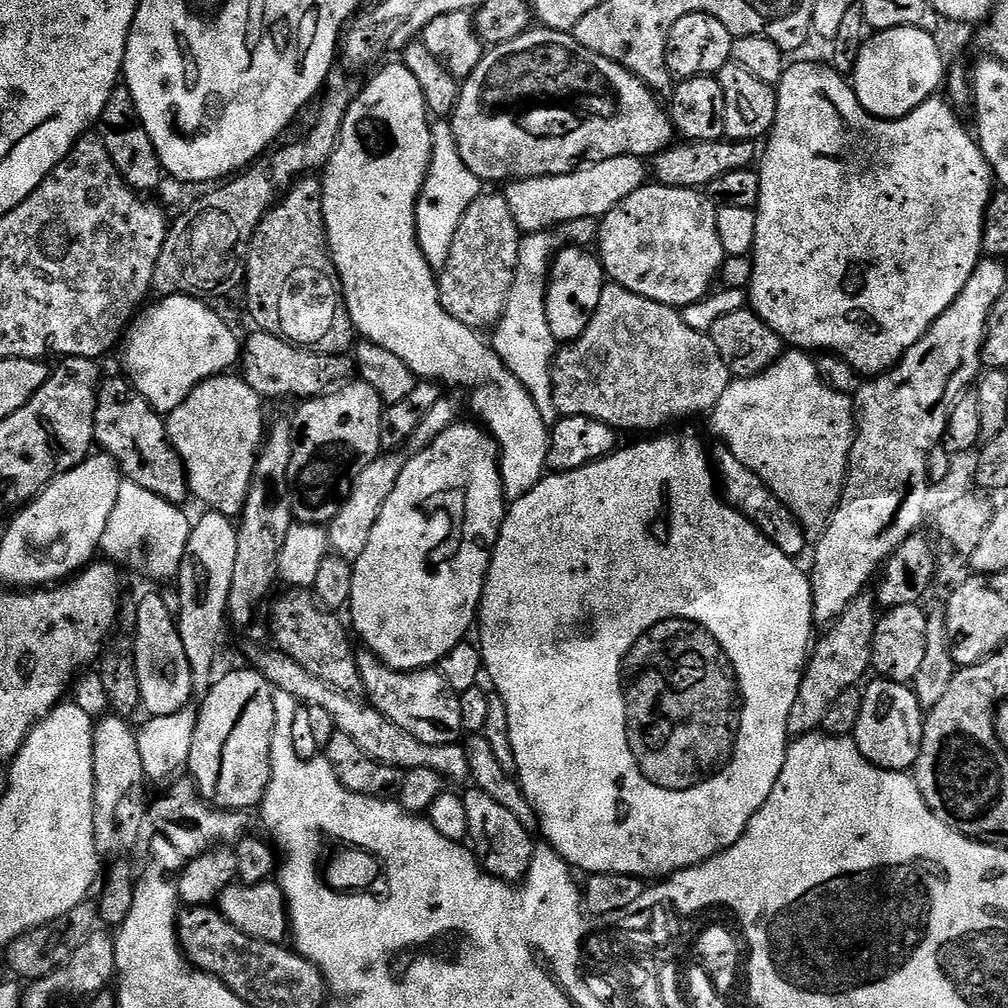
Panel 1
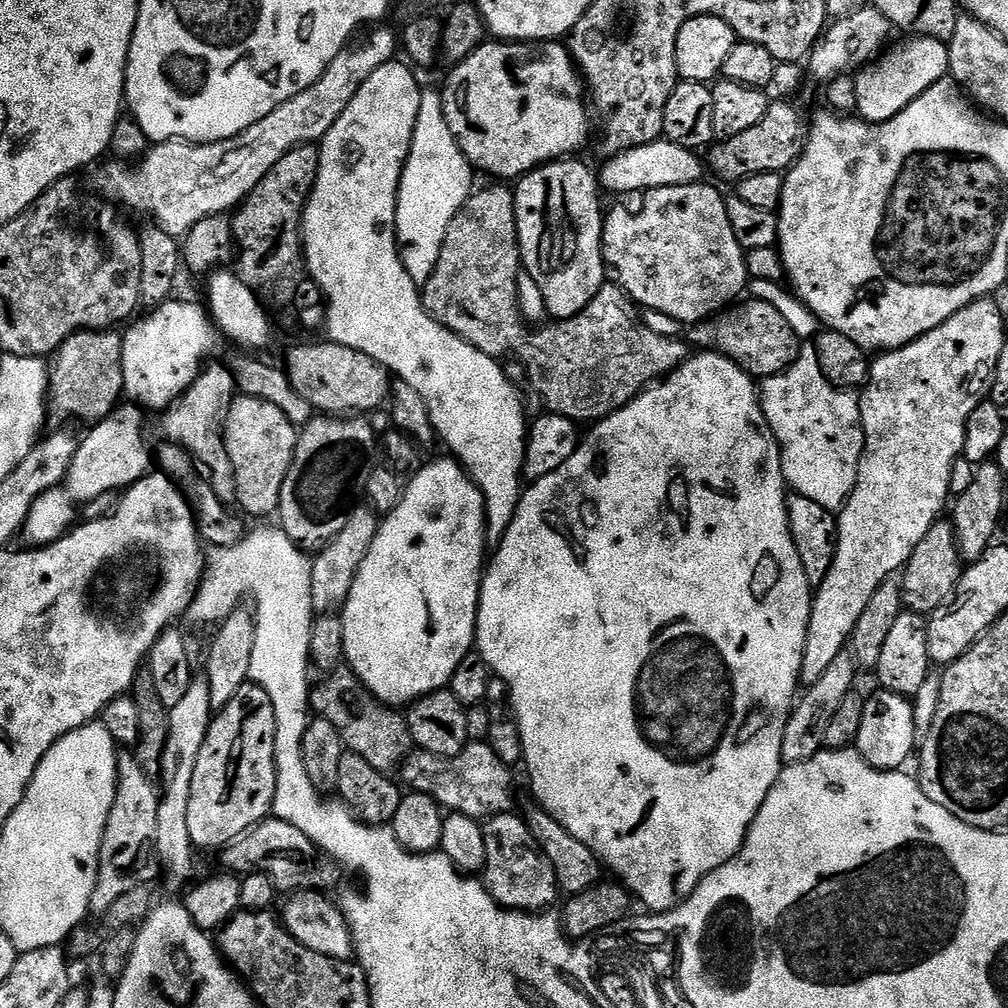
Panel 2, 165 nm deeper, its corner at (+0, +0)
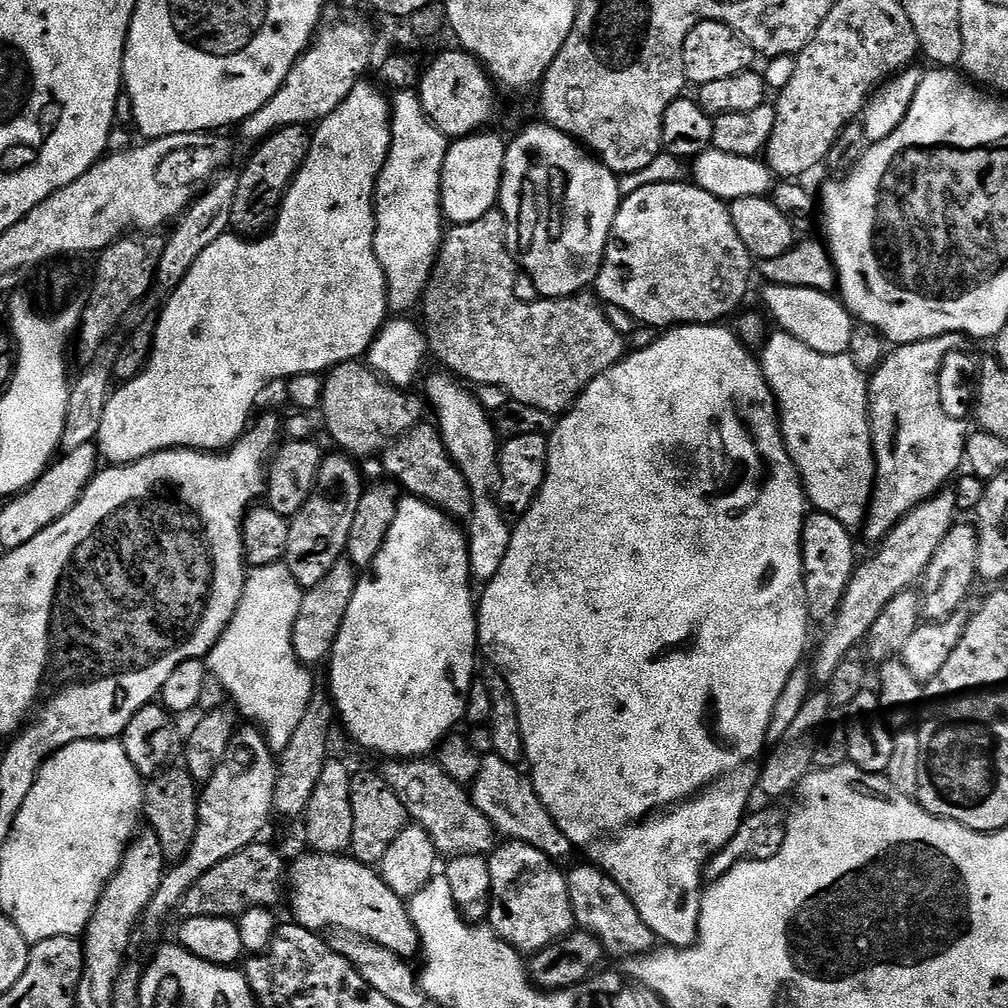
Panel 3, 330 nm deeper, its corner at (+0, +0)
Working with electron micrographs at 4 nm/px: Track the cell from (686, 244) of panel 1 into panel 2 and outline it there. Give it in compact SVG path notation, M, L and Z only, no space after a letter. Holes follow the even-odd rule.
M708 182L650 188L641 200L644 201L637 212L609 207L604 217L604 266L616 287L641 309L661 312L685 326L697 325L736 304L745 295L750 277L743 259L736 257L734 230L730 230L725 197L720 196L719 190L711 188Z

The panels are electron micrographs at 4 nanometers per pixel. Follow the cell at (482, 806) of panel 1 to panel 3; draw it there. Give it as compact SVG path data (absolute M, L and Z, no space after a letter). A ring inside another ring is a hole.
M508 840L492 849L487 862L490 866L492 887L492 906L488 909L487 923L509 949L521 954L535 954L557 940L564 939L573 931L574 921L570 894L567 893L567 878L562 870L560 872L561 865L557 861L542 854L542 850L534 850L534 846L526 842Z

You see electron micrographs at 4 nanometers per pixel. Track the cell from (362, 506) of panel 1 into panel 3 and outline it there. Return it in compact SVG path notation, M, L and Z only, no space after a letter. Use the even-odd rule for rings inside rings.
M341 562L334 566L334 570L330 570L322 583L304 592L304 601L298 610L298 618L292 631L294 654L301 664L323 665L331 657L332 645L335 644L336 635L340 633L340 627L346 618L346 610L350 610L350 598L354 598L357 579L357 569L347 562Z

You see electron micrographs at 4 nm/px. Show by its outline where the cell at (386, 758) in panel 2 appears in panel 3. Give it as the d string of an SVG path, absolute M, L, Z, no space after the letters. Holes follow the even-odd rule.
M435 759L388 760L385 765L382 768L384 781L394 794L398 794L398 802L406 806L409 817L430 834L430 842L434 842L441 857L487 857L497 847L498 833L490 818L474 806L465 785L454 782L454 778L450 778Z

